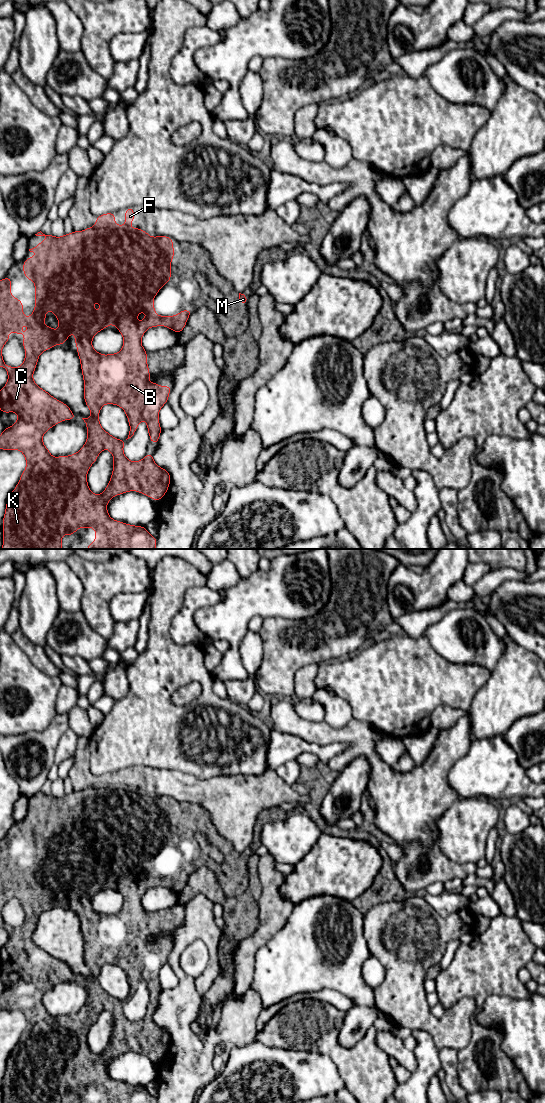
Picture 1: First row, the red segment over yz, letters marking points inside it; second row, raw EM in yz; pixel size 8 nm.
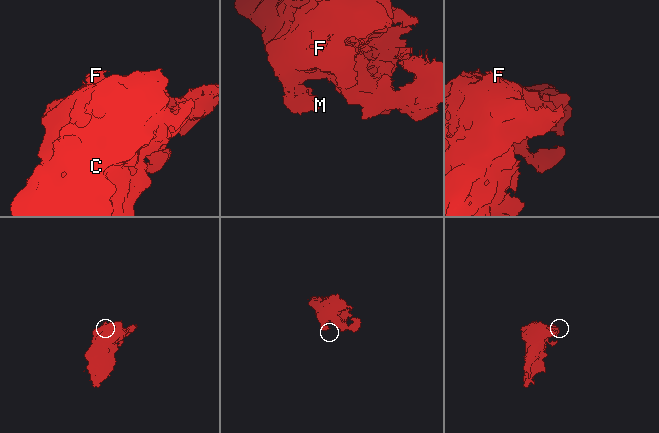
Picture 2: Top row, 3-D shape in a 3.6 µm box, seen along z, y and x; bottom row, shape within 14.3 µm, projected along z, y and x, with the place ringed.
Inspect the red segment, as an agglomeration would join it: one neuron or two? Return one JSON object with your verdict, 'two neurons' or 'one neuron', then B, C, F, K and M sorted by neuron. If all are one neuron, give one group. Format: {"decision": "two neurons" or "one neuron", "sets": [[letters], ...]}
{"decision": "two neurons", "sets": [["B", "C", "K", "M"], ["F"]]}

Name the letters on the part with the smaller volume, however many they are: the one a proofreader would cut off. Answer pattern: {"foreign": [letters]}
{"foreign": ["F"]}

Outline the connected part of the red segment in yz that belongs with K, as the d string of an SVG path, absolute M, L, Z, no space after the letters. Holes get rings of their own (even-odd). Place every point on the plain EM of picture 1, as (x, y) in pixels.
M118 784L108 785L100 788L95 787L89 787L86 788L83 791L73 791L70 794L65 794L62 797L55 797L51 794L45 795L41 791L35 794L36 796L45 796L46 800L44 802L39 802L37 806L35 806L32 809L29 809L30 812L35 812L37 814L36 817L30 817L27 818L23 822L23 833L25 837L28 840L31 840L35 844L35 868L32 872L32 875L30 877L25 877L23 873L23 863L21 860L15 858L11 854L10 846L12 844L12 840L9 837L5 837L4 839L0 840L0 927L5 928L7 930L8 934L8 940L6 945L0 949L0 972L4 973L10 973L10 972L16 972L18 975L17 982L14 983L9 988L4 988L3 992L0 995L0 1009L2 1010L20 1010L26 1019L26 1028L23 1031L18 1044L16 1045L15 1049L9 1054L9 1057L7 1059L5 1074L3 1077L3 1103L62 1103L62 1095L66 1094L67 1096L71 1096L75 1093L76 1090L78 1090L81 1087L90 1088L92 1087L96 1091L95 1101L93 1103L157 1103L157 1098L153 1097L144 1086L135 1086L135 1085L129 1085L124 1082L116 1081L112 1079L107 1071L107 1064L110 1059L112 1059L116 1055L124 1054L129 1051L137 1051L140 1052L143 1055L146 1055L150 1057L151 1059L158 1061L164 1057L166 1054L169 1045L170 1045L170 1034L169 1032L159 1027L152 1017L152 1013L148 1012L144 1019L140 1021L129 1021L124 1012L123 1007L126 1002L126 1000L119 1000L113 996L111 996L108 992L106 992L99 982L99 972L101 968L105 964L114 964L119 967L121 967L124 972L127 975L127 979L129 981L130 991L128 998L131 998L134 993L136 992L138 985L141 980L144 980L147 983L147 989L150 997L150 1001L154 1004L157 1004L159 1001L159 996L162 993L161 986L159 983L159 971L163 967L164 964L167 963L169 953L172 949L172 946L160 946L157 943L149 942L148 939L151 937L148 924L147 924L147 911L143 908L141 904L142 897L145 893L145 891L148 888L151 887L157 887L157 886L165 886L171 890L173 890L176 893L181 893L184 889L188 877L193 872L190 870L181 870L178 875L174 876L161 876L155 874L155 867L153 863L153 859L157 855L158 851L168 842L171 840L171 820L174 819L174 803L172 801L171 797L167 796L156 796L151 797L149 794L146 793L145 790L141 790L140 788L130 788L129 786L120 786ZM52 871L56 878L58 879L58 891L54 890L52 887L44 886L45 878L46 878L46 872ZM140 872L146 872L145 879L141 882L137 881L137 875ZM110 884L113 884L119 892L123 895L123 907L120 912L115 914L99 914L93 907L92 907L92 899L93 897L100 892L101 890L108 887ZM13 891L16 895L21 894L25 897L25 900L23 902L20 902L22 906L24 906L25 909L25 919L21 926L19 927L11 927L4 923L3 916L2 916L2 908L5 905L6 902L9 901L9 892ZM71 893L75 894L75 905L78 908L77 914L80 919L81 924L81 930L84 940L84 961L91 971L91 977L90 978L82 978L87 986L87 1000L84 1004L84 1006L75 1014L69 1015L69 1016L58 1016L53 1017L49 1009L44 1006L43 1004L43 995L46 991L51 989L53 986L55 986L57 983L60 983L64 980L74 980L75 974L72 973L71 969L63 962L61 962L58 959L55 959L52 957L51 954L46 952L44 949L40 948L33 940L33 933L36 929L36 925L39 919L39 915L54 907L55 905L62 905L65 904L65 901L68 899L69 895ZM107 1009L109 1010L113 1015L113 1032L110 1038L110 1041L106 1047L106 1049L99 1055L96 1055L92 1053L89 1049L88 1043L87 1043L87 1033L89 1031L89 1028L93 1023L96 1022L98 1015L101 1013L102 1010Z

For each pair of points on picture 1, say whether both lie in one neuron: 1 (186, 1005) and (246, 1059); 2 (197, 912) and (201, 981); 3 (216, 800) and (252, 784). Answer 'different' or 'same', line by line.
1: different
2: same
3: same

